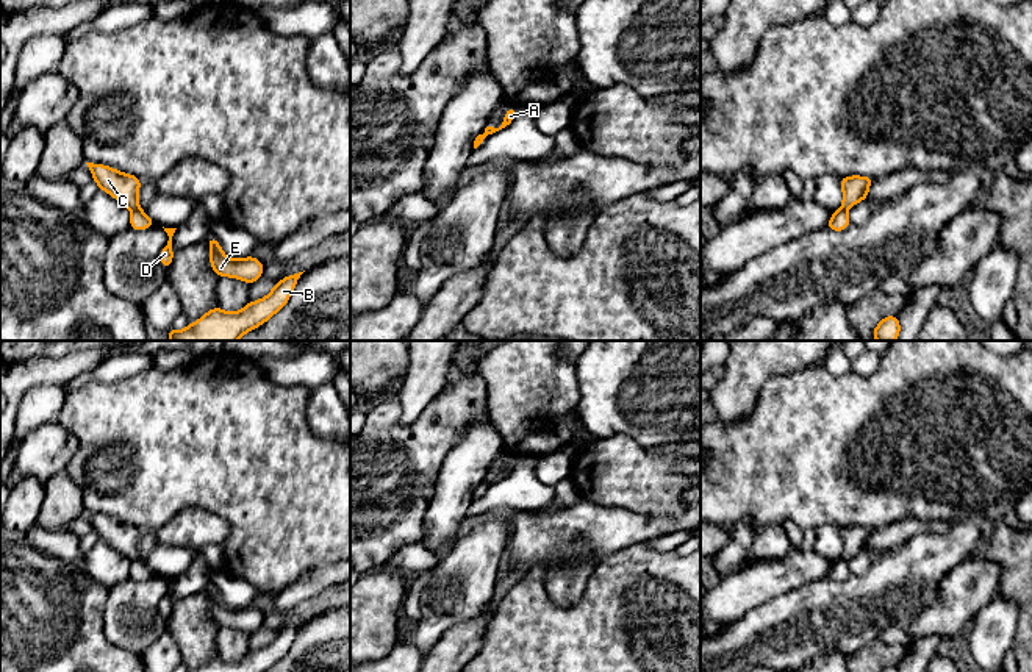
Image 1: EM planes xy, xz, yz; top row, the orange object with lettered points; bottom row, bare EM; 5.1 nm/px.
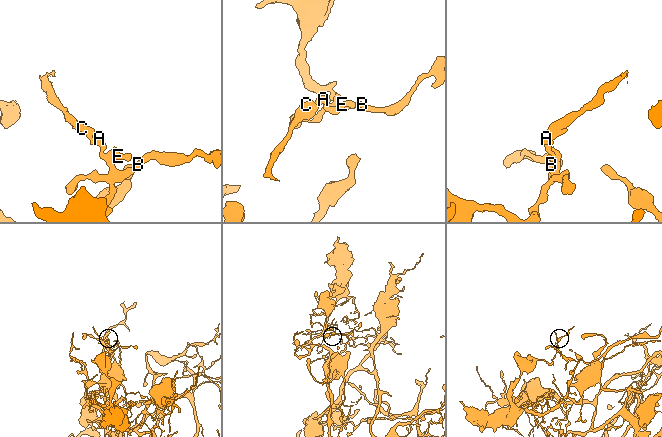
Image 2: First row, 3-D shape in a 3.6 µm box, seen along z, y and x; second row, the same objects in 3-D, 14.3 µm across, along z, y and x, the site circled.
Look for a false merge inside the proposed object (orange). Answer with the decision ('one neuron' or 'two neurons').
two neurons

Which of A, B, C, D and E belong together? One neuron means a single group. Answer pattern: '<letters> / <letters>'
A B D E / C

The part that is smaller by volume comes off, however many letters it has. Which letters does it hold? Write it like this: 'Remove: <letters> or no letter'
Remove: C

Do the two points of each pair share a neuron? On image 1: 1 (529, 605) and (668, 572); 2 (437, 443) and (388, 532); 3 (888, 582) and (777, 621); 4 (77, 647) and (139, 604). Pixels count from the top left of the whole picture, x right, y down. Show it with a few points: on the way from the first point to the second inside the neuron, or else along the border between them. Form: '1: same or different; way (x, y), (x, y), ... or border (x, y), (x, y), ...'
1: same; way (563, 614), (593, 614), (623, 585), (634, 579)
2: same; way (415, 464), (388, 494), (388, 510)
3: same; way (860, 602), (852, 608), (806, 610)
4: different; border (108, 591), (103, 635), (132, 652)

